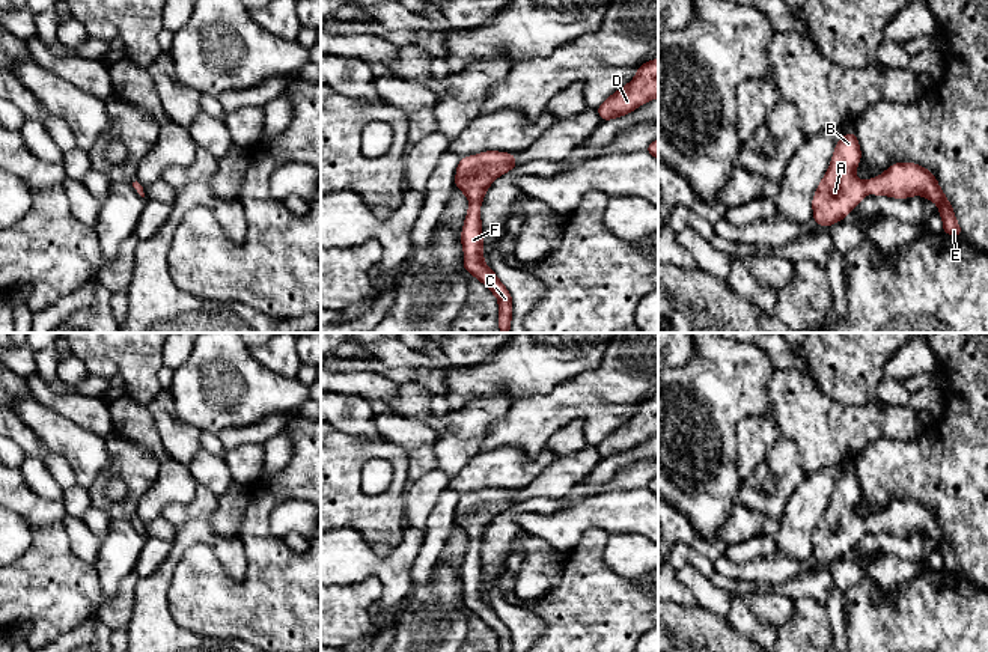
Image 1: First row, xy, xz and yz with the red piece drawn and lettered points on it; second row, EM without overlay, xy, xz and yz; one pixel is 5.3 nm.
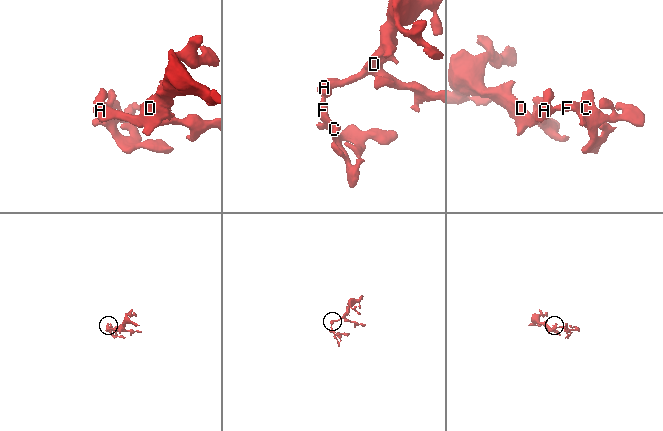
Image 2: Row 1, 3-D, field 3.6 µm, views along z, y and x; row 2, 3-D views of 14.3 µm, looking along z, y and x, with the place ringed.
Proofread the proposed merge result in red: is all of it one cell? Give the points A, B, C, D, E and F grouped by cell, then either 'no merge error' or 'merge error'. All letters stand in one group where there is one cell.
A B C D E F; no merge error

